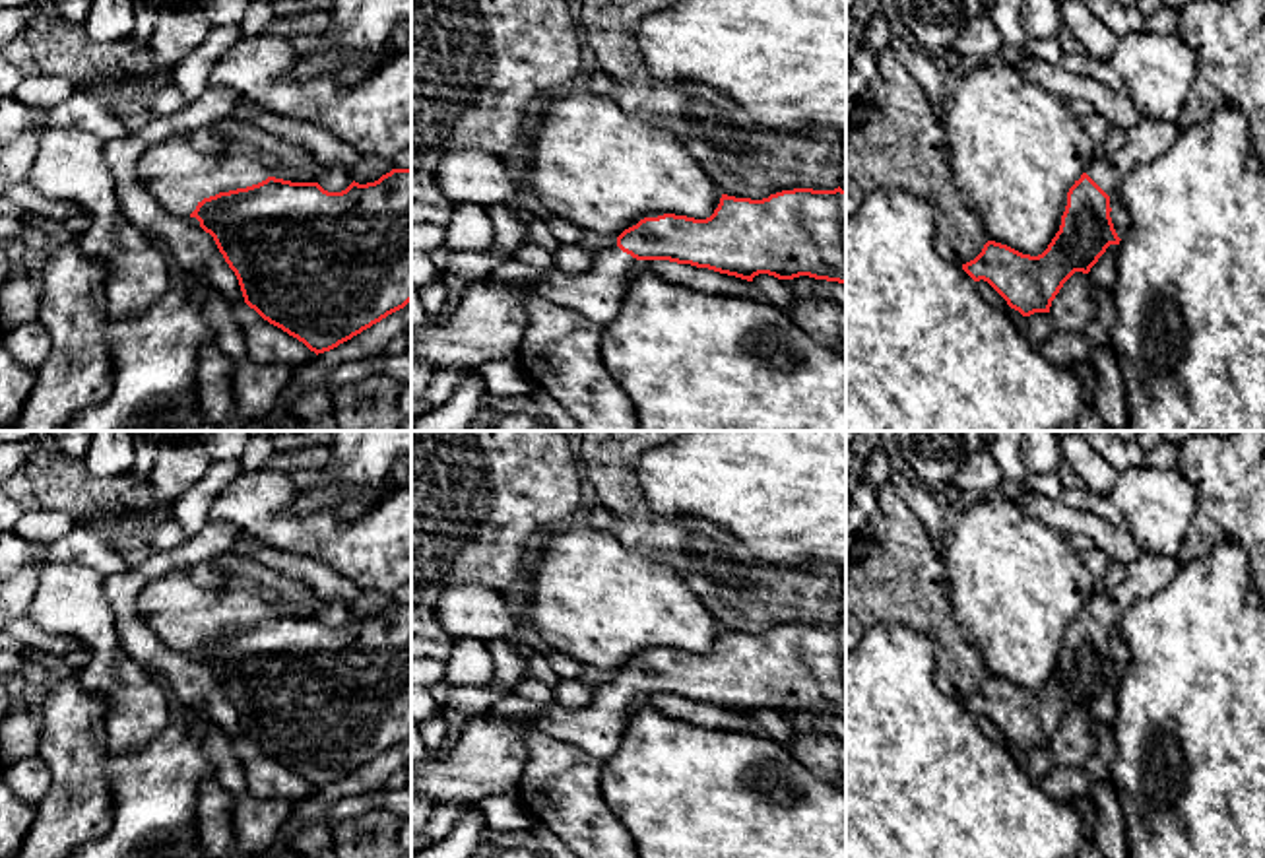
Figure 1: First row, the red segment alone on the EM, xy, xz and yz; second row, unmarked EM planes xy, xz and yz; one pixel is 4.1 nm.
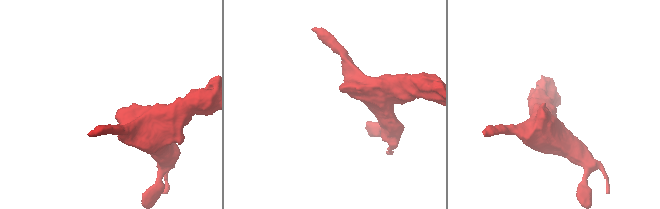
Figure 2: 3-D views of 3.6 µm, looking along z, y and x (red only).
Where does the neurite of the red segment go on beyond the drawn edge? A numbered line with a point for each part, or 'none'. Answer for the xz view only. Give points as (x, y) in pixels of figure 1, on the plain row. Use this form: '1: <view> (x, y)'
1: xz (489, 756)

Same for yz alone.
1: yz (1149, 573)

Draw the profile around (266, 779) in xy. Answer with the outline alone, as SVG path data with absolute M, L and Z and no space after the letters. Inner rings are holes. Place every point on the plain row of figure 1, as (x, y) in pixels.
M246 738L231 740L231 743L239 761L243 763L246 790L254 798L281 798L297 804L308 800L316 792L316 788L310 786L303 776L264 755Z

